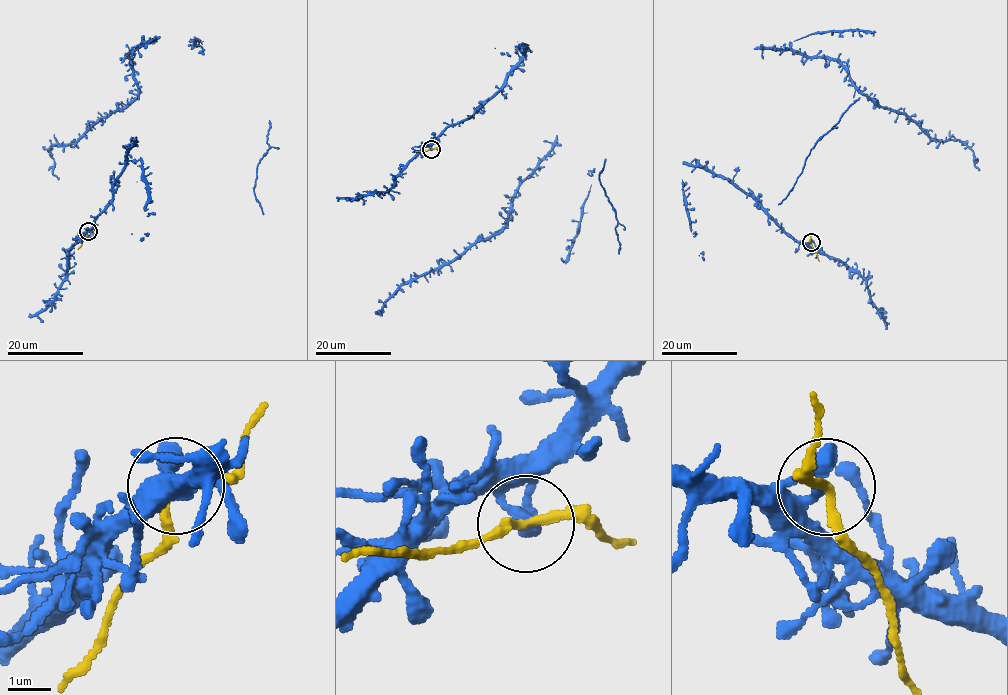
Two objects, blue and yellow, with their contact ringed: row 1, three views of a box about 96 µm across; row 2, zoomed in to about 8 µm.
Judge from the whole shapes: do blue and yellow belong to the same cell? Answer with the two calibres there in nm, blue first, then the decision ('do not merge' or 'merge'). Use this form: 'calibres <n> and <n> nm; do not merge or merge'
calibres 170 and 190 nm; do not merge

